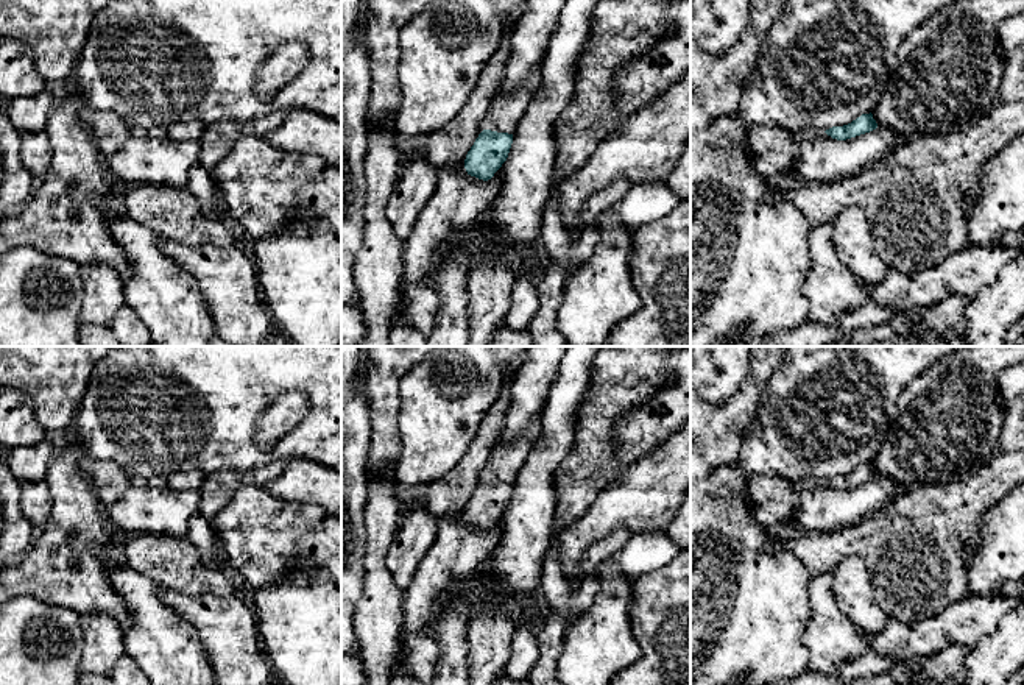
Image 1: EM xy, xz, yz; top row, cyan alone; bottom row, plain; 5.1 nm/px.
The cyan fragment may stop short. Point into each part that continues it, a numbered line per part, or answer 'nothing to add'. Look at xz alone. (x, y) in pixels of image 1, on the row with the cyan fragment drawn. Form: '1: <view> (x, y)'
1: xz (504, 114)

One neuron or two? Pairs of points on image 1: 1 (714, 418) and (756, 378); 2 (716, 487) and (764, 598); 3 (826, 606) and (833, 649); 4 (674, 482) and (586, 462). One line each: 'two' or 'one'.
1: one
2: one
3: one
4: two

